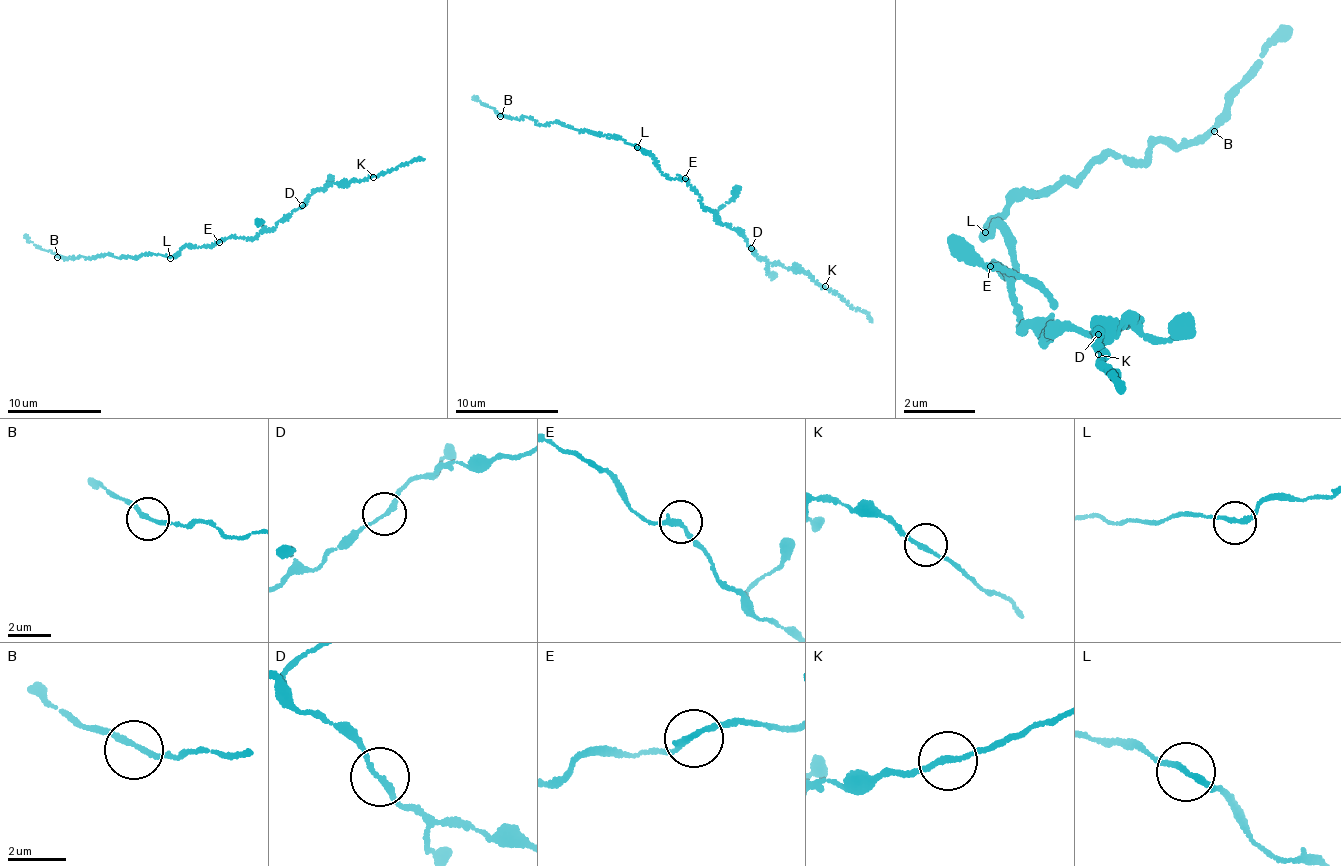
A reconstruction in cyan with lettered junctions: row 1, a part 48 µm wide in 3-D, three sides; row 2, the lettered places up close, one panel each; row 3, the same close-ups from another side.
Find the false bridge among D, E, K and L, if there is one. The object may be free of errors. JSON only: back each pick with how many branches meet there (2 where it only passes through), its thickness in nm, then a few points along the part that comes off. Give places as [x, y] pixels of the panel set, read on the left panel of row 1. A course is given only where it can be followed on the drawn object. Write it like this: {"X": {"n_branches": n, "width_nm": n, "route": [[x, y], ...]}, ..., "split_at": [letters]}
{"split_at": []}

